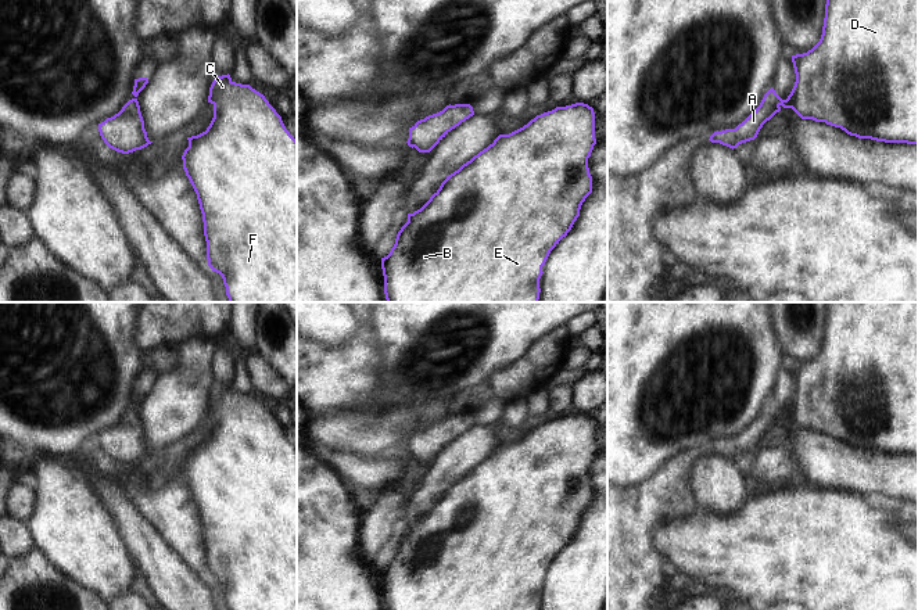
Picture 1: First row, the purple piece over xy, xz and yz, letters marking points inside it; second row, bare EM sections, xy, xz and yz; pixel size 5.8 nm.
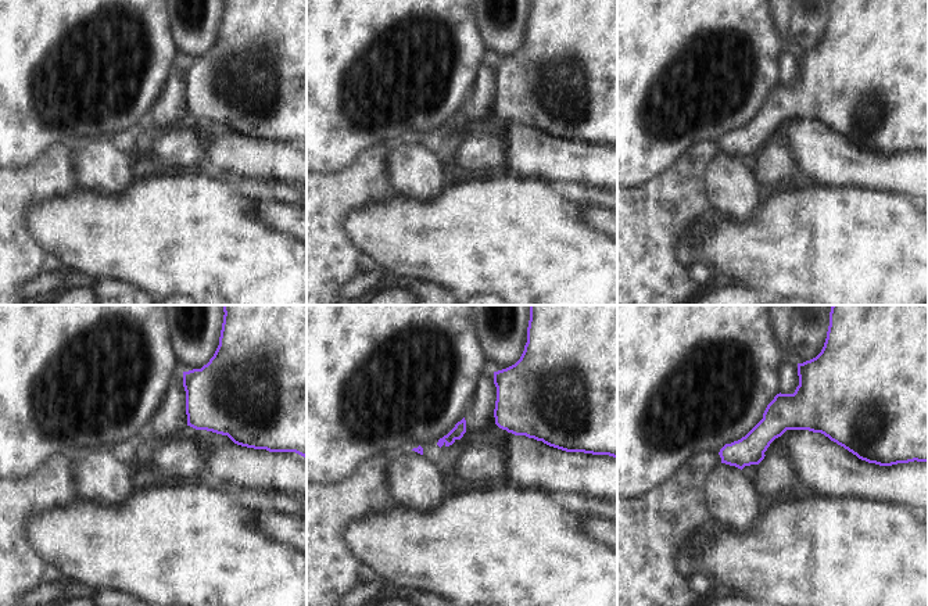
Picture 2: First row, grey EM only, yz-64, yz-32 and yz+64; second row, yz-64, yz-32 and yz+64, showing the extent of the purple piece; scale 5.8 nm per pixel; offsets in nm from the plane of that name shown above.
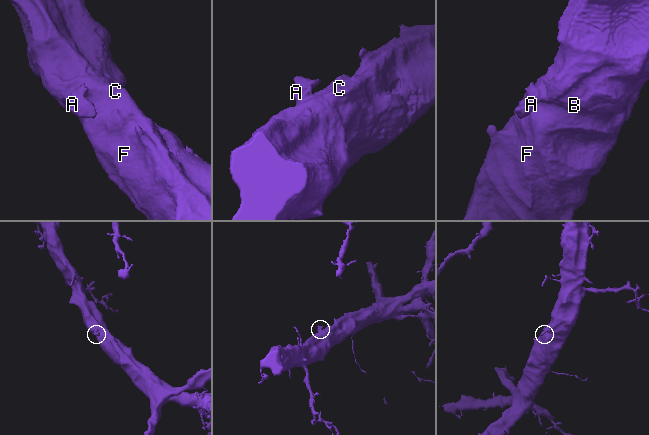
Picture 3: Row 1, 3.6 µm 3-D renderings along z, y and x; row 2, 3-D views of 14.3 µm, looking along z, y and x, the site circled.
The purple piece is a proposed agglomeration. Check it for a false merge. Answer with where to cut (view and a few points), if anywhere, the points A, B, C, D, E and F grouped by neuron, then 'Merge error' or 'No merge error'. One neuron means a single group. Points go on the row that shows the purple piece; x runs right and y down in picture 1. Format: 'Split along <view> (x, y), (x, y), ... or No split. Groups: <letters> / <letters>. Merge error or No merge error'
No split. Groups: A B C D E F. No merge error.

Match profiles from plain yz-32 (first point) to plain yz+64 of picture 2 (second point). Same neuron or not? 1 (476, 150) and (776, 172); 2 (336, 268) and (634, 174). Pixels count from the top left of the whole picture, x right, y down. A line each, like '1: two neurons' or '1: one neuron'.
1: one neuron
2: two neurons

